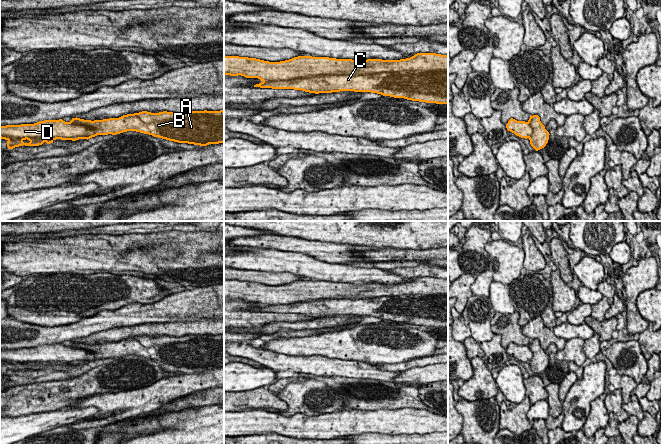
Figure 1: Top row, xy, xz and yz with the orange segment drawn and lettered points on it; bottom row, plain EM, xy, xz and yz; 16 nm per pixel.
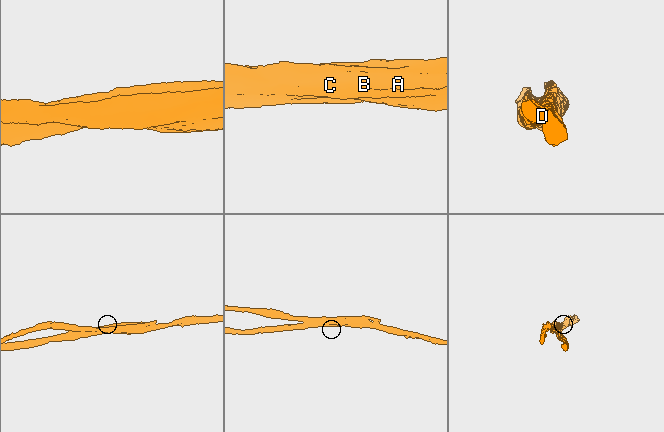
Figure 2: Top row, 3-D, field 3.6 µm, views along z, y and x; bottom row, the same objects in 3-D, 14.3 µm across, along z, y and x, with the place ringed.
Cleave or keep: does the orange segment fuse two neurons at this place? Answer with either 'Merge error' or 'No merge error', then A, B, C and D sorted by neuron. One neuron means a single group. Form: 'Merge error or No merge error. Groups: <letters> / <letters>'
Merge error. Groups: A B C / D

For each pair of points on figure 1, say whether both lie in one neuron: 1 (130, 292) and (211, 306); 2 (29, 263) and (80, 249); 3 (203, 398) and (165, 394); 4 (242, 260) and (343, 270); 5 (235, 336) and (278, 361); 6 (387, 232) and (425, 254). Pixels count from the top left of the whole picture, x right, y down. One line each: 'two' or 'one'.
1: two
2: one
3: two
4: one
5: two
6: two

